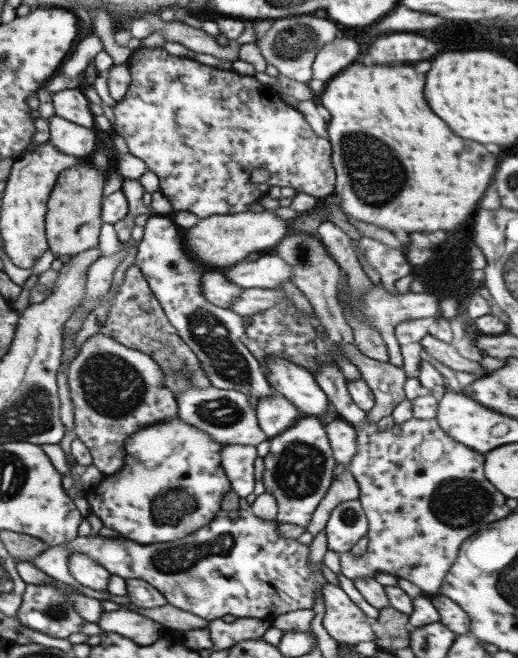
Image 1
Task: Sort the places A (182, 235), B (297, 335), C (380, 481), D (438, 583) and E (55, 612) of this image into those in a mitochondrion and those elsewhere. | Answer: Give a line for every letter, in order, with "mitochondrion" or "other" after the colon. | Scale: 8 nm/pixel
A: other
B: other
C: other
D: other
E: mitochondrion

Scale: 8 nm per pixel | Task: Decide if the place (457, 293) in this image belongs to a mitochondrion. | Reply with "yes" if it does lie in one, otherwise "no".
yes

